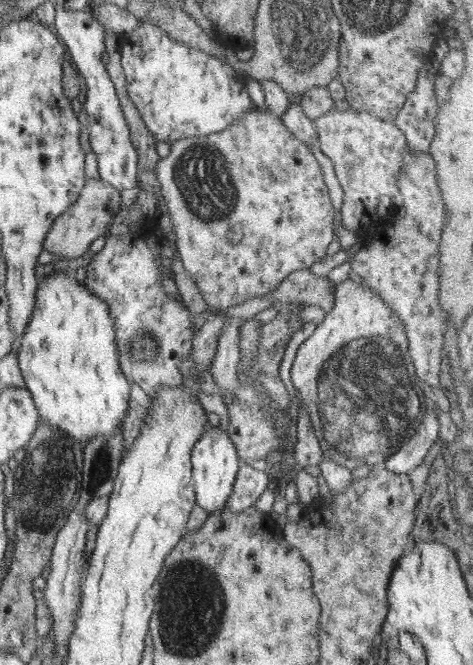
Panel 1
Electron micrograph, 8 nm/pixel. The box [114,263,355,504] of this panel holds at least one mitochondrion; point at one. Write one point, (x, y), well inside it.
(144, 347)

